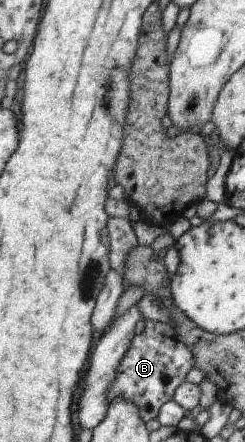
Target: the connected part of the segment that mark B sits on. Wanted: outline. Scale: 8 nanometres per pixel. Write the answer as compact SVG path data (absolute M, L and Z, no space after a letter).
M154 320L145 321L145 327L133 339L131 348L122 360L115 386L109 393L112 401L118 396L130 397L139 405L143 420L156 419L160 409L175 399L177 389L186 382L188 373L197 365L192 350L178 338L172 325Z

